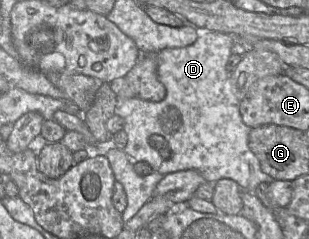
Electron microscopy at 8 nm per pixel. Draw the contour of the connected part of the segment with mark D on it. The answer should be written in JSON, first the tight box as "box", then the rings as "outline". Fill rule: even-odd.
{"box":[115,31,268,186],"outline":[[[201,31],[199,32],[199,37],[197,38],[197,40],[189,46],[180,47],[180,48],[166,48],[159,51],[157,53],[157,60],[158,60],[157,75],[159,81],[166,88],[166,96],[160,102],[152,102],[152,101],[136,98],[134,91],[130,88],[130,86],[127,84],[125,80],[124,86],[122,86],[121,90],[119,91],[119,104],[115,109],[115,115],[122,117],[124,120],[123,130],[126,132],[128,136],[128,142],[125,148],[123,149],[123,151],[125,152],[125,154],[128,155],[128,157],[133,162],[146,162],[152,167],[154,171],[158,171],[160,174],[164,176],[180,171],[194,170],[197,171],[204,178],[205,183],[210,183],[210,184],[214,184],[221,179],[230,179],[236,182],[239,186],[242,186],[242,183],[248,182],[249,177],[247,177],[247,180],[245,180],[244,176],[241,177],[240,176],[241,170],[248,170],[247,173],[253,173],[254,179],[257,179],[257,182],[261,182],[261,181],[268,182],[268,175],[262,172],[257,157],[249,148],[248,138],[249,138],[249,132],[251,128],[245,125],[242,120],[240,114],[240,101],[236,98],[236,96],[232,92],[231,78],[226,68],[228,59],[232,54],[232,47],[236,42],[236,40],[237,38],[230,34],[225,34],[217,31]],[[151,135],[161,135],[166,139],[169,148],[171,150],[171,157],[168,160],[163,160],[162,157],[159,155],[158,151],[149,145],[148,140]]]}

